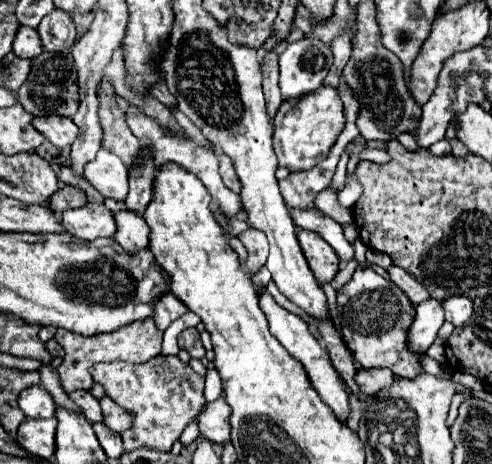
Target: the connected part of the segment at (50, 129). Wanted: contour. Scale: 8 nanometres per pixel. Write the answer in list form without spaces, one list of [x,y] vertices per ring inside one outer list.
[[[37,116],[33,126],[57,148],[69,148],[79,134],[79,128],[67,116]]]

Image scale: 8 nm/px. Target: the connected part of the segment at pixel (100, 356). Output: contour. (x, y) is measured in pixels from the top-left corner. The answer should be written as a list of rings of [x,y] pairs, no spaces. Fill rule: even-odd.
[[[137,320],[125,328],[119,328],[111,334],[95,334],[95,336],[81,336],[81,334],[73,334],[69,330],[59,328],[55,334],[57,342],[63,346],[65,350],[65,358],[61,362],[61,366],[57,368],[57,374],[61,378],[61,386],[63,390],[75,392],[75,390],[87,390],[93,384],[93,378],[89,374],[89,368],[97,362],[113,362],[113,360],[129,360],[133,364],[141,364],[151,360],[153,356],[157,356],[157,352],[161,352],[161,340],[163,340],[163,332],[159,332],[153,324],[153,320]]]

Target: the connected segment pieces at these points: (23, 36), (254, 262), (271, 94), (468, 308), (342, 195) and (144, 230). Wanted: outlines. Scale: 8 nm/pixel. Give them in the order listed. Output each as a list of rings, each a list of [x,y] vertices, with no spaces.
[[[21,26],[15,36],[15,42],[13,42],[13,52],[19,58],[35,58],[35,56],[39,56],[41,50],[43,48],[41,48],[41,40],[39,40],[37,30]]]
[[[245,230],[237,236],[241,240],[241,244],[247,248],[247,260],[243,264],[243,268],[249,272],[249,274],[257,274],[261,270],[261,266],[265,264],[267,260],[267,254],[269,254],[269,244],[265,240],[265,234],[261,234],[259,230]]]
[[[275,50],[265,52],[261,70],[263,70],[263,94],[267,100],[267,112],[269,112],[269,120],[271,120],[283,102],[281,92],[279,92],[279,66],[277,66]]]
[[[453,296],[443,302],[445,320],[453,326],[463,326],[473,314],[473,302],[467,296]]]
[[[355,174],[347,176],[347,186],[343,188],[343,192],[339,192],[339,204],[353,208],[355,202],[359,200],[359,196],[361,196],[361,184],[359,184],[357,176]]]
[[[121,210],[115,214],[115,222],[119,226],[115,234],[115,242],[125,248],[129,254],[137,254],[137,250],[149,246],[149,226],[135,212]]]

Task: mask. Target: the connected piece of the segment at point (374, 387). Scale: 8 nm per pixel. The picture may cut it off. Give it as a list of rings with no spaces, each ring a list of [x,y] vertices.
[[[357,268],[353,278],[337,292],[337,322],[341,326],[345,346],[351,348],[355,362],[363,366],[355,376],[355,382],[363,394],[375,394],[383,388],[389,388],[395,376],[415,378],[419,372],[423,372],[419,354],[413,354],[405,348],[407,330],[413,322],[413,316],[415,308],[405,292],[369,268]]]

